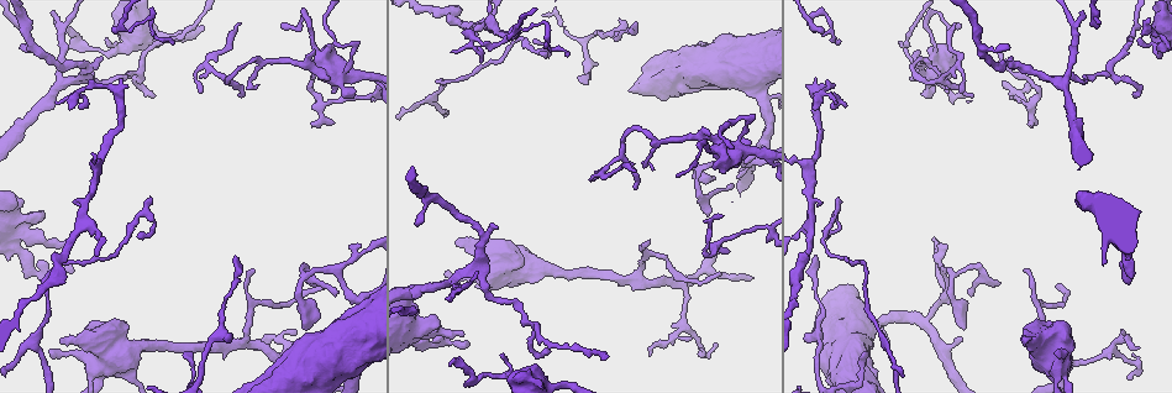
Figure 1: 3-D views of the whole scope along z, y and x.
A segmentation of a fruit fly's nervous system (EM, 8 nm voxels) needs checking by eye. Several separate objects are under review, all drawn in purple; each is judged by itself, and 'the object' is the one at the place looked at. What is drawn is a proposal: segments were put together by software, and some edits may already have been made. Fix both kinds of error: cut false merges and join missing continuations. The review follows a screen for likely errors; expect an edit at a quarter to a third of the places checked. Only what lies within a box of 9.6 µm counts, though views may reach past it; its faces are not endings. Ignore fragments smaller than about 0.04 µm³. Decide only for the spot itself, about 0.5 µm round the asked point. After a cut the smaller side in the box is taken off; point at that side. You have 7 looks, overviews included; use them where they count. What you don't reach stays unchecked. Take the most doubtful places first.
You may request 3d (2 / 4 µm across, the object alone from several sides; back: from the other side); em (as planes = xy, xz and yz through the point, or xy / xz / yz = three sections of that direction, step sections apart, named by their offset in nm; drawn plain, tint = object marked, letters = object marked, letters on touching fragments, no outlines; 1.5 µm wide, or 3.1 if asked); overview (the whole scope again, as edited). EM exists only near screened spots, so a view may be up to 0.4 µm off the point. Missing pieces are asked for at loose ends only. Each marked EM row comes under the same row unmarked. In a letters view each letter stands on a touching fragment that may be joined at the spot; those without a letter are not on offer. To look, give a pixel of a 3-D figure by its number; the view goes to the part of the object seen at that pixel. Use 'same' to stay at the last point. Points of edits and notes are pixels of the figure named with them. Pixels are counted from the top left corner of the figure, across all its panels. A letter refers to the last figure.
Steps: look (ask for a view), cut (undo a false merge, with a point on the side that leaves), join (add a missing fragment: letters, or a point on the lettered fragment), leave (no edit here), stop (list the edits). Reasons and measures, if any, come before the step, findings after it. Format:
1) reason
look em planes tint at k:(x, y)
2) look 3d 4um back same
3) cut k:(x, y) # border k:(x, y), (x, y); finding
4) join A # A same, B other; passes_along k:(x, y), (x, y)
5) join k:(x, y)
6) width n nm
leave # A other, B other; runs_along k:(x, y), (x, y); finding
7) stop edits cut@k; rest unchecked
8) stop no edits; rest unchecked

tapers out
look em yz step 8 letters at 1:(450, 365)

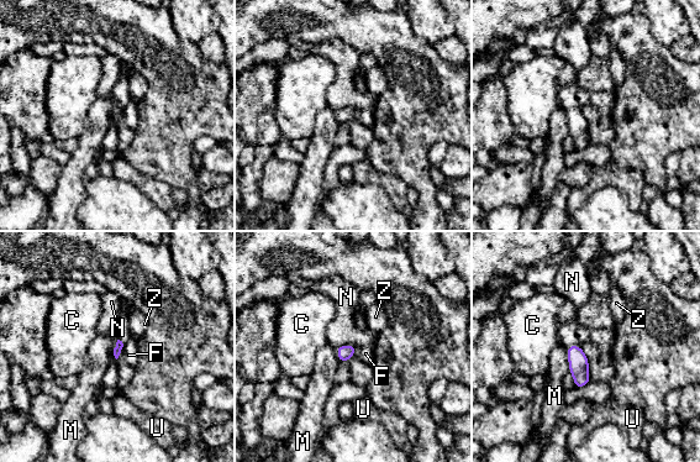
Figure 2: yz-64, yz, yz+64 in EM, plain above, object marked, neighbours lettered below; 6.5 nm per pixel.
another direction
look em planes letters same

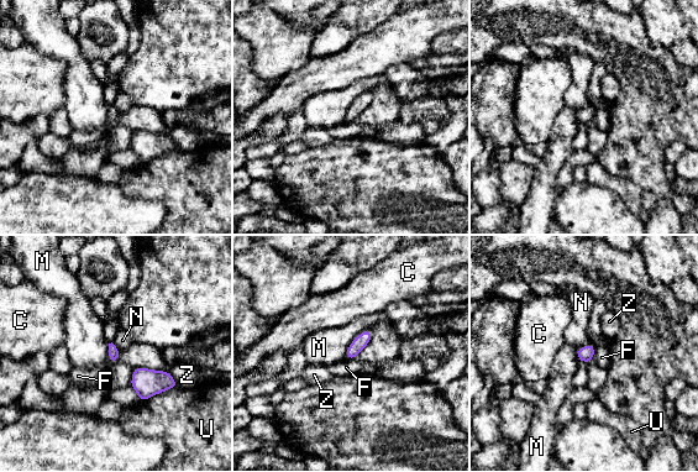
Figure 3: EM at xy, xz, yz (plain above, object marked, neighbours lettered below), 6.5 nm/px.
width 80 nm
leave # C other, F other, M other, N other, U other, Z other; border 3:(596, 347), (591, 361); none of them fits

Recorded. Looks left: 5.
sudden change in width
look em xy step 4 letters at 1:(1155, 53)

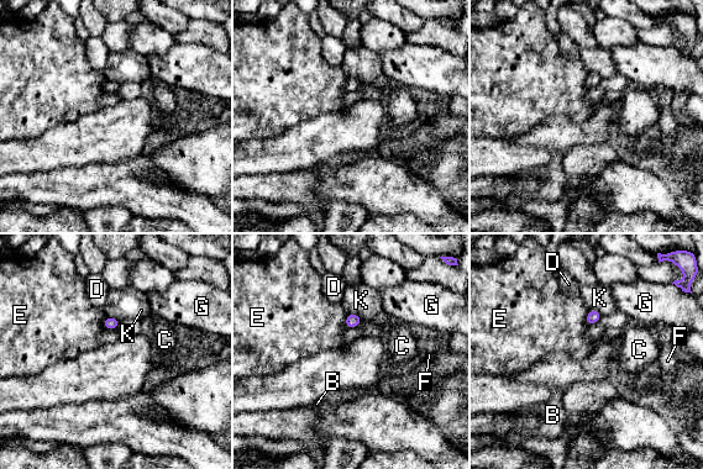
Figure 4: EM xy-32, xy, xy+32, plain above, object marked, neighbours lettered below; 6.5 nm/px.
leave # B other, C other, D other, E other, F other, G other, K other; all the same neuron

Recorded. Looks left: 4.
an open end
look 3d 2um at 1:(1027, 341)

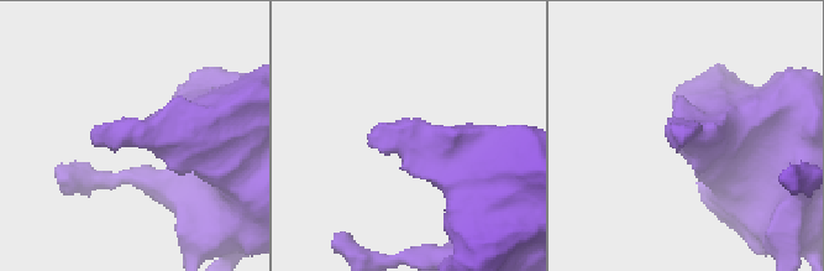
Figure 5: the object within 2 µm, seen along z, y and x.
now the EM
look em planes letters at 5:(94, 141)

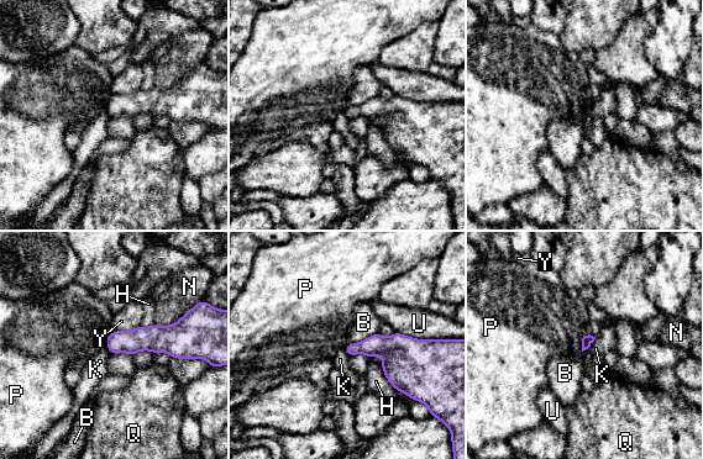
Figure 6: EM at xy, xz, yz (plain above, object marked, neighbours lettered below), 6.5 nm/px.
leave # B other, H other, K other, N other, P other, Q other, U other, Y other; border 6:(596, 338), (582, 352); no lettered fragment goes on from it

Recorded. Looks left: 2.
stop no edits; rest unchecked

